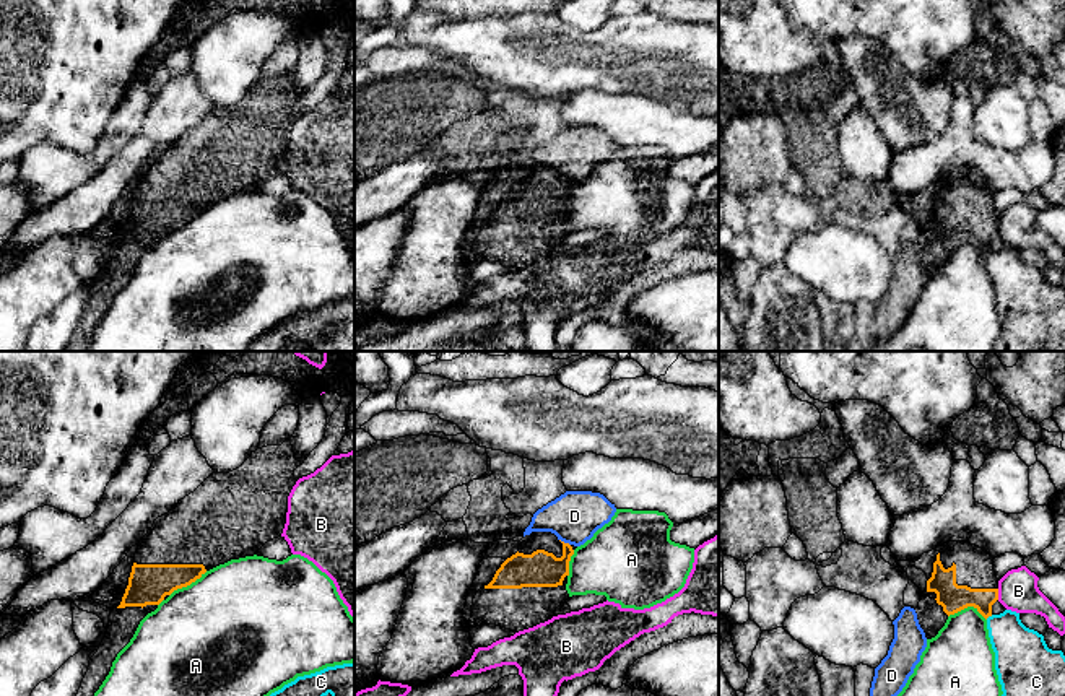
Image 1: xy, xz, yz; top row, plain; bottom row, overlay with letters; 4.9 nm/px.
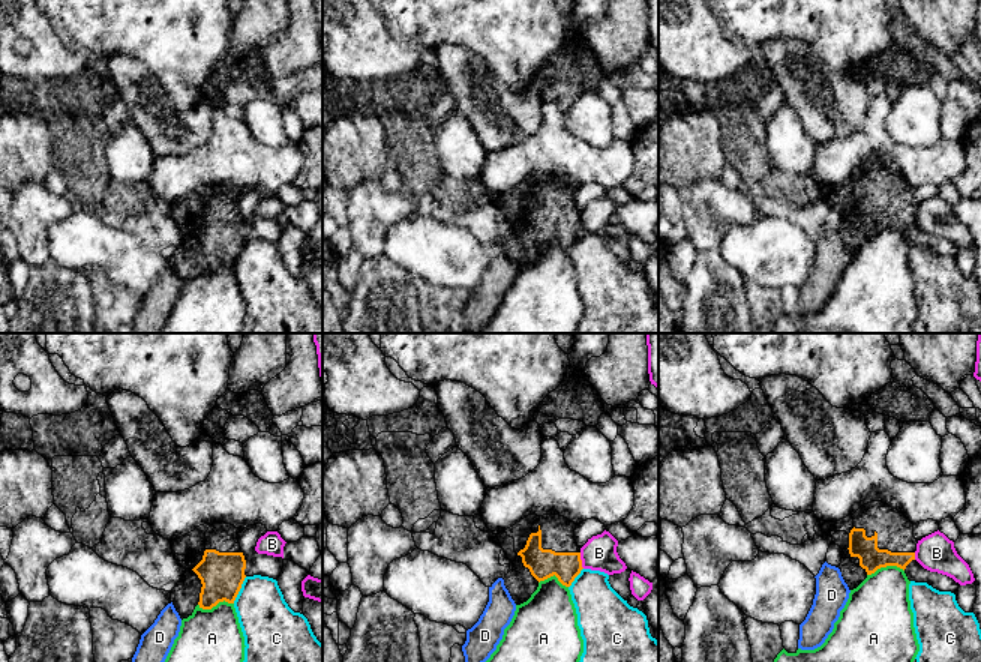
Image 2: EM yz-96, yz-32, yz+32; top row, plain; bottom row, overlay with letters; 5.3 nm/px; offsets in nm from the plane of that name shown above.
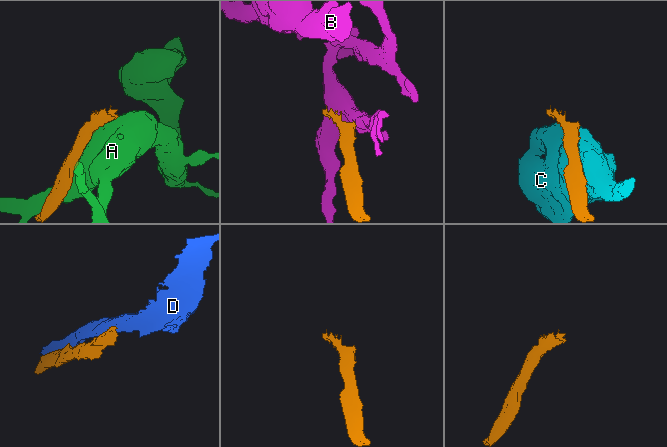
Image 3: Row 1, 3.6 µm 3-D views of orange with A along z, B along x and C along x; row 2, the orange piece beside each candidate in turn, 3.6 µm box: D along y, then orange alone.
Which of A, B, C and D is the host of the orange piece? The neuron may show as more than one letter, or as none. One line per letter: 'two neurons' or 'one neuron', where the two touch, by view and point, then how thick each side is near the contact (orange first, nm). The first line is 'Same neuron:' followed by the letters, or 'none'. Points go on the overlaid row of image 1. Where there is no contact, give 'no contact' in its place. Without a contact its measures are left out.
Same neuron: none
A: two neurons; meets orange in yz at (968, 605); 140 nm thick on the orange side, 300 nm on the other
B: two neurons; meets orange in yz at (997, 594); 140 nm thick on the orange side, 200 nm on the other
C: two neurons; meets orange in yz at (989, 615); 140 nm thick on the orange side, 260 nm on the other
D: two neurons; meets orange in xz at (563, 542); 180 nm thick on the orange side, 240 nm on the other

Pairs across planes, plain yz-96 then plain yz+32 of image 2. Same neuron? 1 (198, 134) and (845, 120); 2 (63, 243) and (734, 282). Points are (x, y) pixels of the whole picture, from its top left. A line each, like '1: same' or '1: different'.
1: same
2: different

